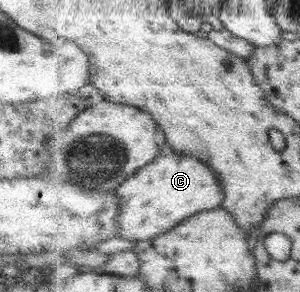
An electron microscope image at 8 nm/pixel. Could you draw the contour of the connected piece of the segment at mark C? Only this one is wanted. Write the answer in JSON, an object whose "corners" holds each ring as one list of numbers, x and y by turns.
{"corners":[[171,151,122,182,117,191,121,199,119,237,135,242,152,240,170,232,187,218,219,207,225,200,220,178,209,165,193,156]]}

